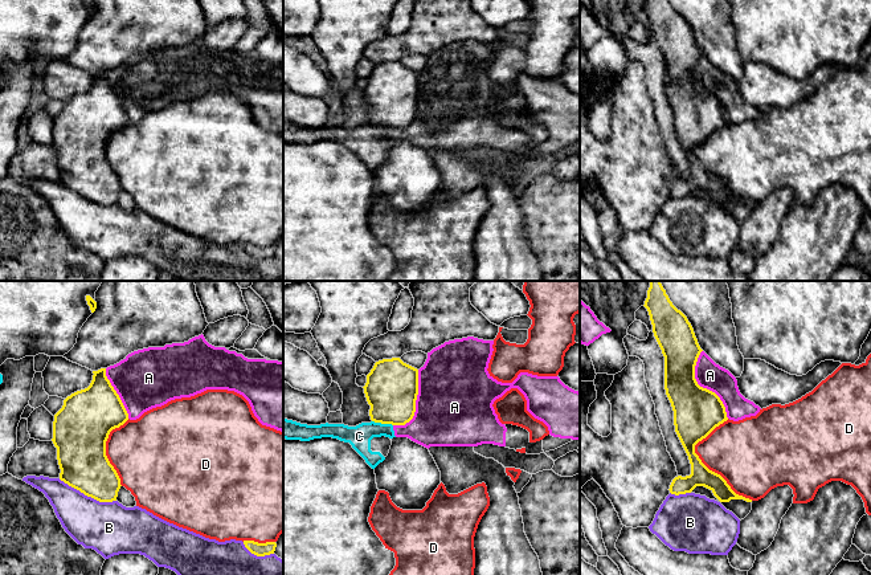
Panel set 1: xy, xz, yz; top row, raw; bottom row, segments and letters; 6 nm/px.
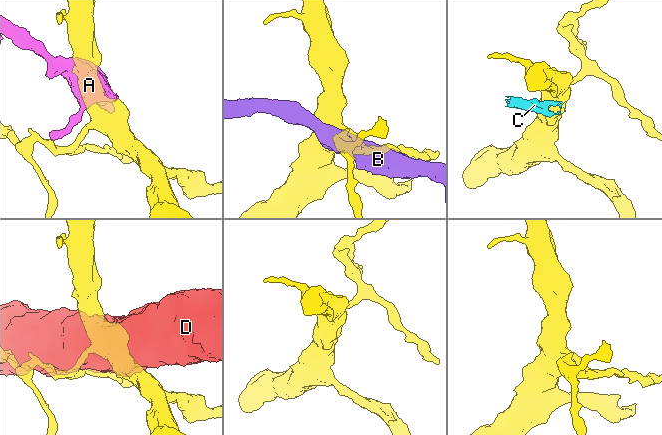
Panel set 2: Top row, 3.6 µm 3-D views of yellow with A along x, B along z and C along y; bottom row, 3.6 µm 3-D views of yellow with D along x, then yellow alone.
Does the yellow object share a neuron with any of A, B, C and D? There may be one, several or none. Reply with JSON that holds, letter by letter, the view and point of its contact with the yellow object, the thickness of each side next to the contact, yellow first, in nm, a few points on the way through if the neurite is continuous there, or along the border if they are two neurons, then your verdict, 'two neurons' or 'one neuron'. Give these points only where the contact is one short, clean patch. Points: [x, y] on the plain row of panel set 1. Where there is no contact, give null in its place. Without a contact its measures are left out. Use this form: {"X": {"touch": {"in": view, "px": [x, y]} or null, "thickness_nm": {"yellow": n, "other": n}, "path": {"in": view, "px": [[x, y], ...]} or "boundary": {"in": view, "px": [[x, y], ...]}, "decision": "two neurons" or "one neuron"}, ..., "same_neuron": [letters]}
{"A": {"touch": {"in": "yz", "px": [702, 90]}, "thickness_nm": {"yellow": 300, "other": 160}, "decision": "two neurons"}, "B": {"touch": {"in": "xy", "px": [88, 199]}, "thickness_nm": {"yellow": 300, "other": 320}, "decision": "two neurons"}, "C": {"touch": {"in": "xz", "px": [383, 126]}, "thickness_nm": {"yellow": 320, "other": 140}, "boundary": {"in": "xz", "px": [[372, 123], [392, 129]]}, "decision": "two neurons"}, "D": {"touch": {"in": "yz", "px": [703, 167]}, "thickness_nm": {"yellow": 220, "other": 380}, "decision": "two neurons"}, "same_neuron": []}

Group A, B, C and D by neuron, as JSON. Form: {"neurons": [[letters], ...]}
{"neurons": [["A", "C"], ["B"], ["D"]]}

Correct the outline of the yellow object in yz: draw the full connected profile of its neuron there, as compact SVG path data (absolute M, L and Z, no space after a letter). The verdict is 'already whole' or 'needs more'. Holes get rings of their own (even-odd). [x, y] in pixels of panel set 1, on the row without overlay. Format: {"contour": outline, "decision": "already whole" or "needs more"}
{"contour": "M647 0L643 9L649 15L654 40L665 60L665 93L674 114L675 135L691 167L691 178L675 180L670 196L679 199L704 189L720 205L752 205L736 197L727 184L710 174L695 156L695 148L728 121L720 101L700 90L695 82L695 69L703 53L691 26L668 0Z", "decision": "already whole"}

